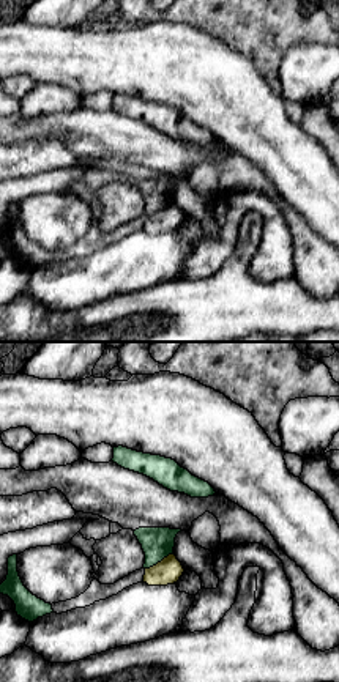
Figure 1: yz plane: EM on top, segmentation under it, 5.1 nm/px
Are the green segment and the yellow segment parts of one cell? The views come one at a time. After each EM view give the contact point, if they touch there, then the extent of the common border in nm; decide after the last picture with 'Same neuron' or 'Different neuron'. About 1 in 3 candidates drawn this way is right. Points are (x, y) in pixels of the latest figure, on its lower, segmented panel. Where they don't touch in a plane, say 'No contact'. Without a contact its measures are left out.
Touches green at (158, 561). Shared border 170 nm

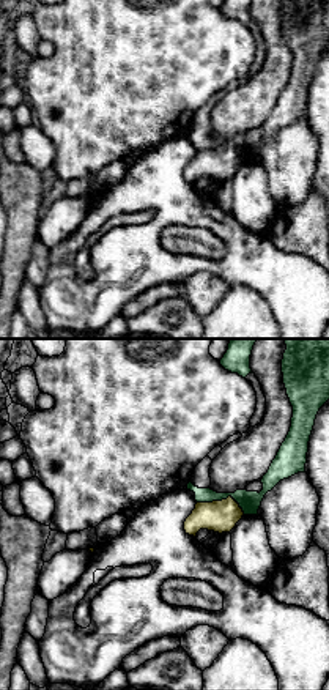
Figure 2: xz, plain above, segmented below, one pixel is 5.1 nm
Touches green at (222, 498). Shared border 260 nm

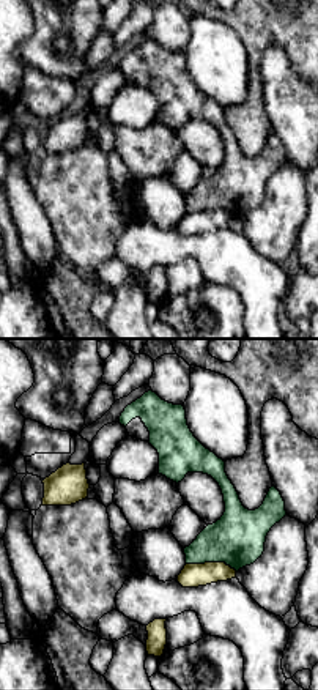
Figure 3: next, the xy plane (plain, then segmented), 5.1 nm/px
Touches green at (211, 561). Shared border 260 nm

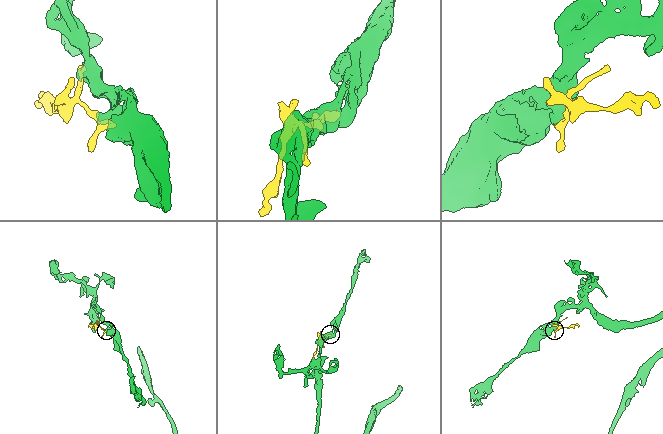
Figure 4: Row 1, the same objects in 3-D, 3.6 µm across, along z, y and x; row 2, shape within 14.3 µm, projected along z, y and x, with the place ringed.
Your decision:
Different neuron

